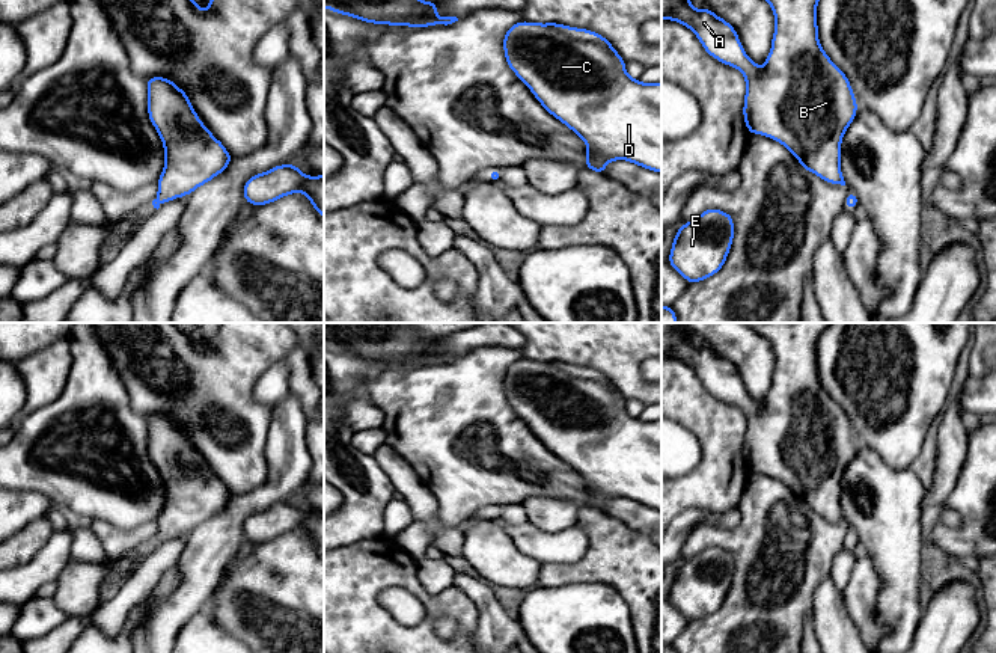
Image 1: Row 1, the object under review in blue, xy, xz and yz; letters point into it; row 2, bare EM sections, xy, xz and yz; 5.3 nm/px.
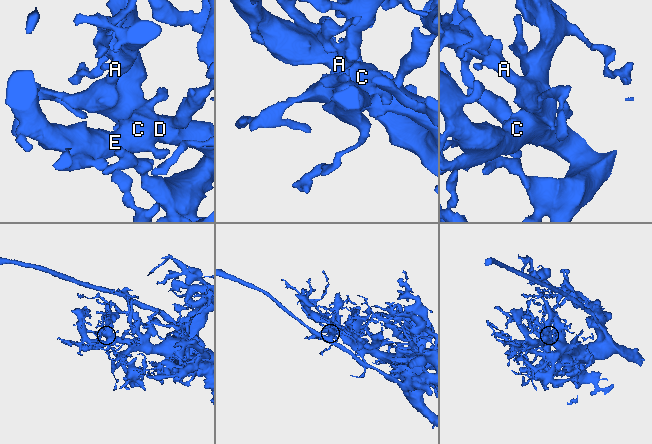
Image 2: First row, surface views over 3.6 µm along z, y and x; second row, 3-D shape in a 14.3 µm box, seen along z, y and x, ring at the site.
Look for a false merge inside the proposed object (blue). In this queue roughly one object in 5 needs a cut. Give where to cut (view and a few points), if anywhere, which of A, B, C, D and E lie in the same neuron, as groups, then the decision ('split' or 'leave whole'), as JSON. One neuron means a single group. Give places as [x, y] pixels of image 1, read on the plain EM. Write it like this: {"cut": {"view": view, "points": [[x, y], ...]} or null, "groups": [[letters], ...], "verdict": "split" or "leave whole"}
{"cut": null, "groups": [["A", "B", "C", "D", "E"]], "verdict": "leave whole"}

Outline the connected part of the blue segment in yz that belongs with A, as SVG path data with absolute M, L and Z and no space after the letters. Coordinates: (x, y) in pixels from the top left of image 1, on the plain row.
M661 323L661 357L690 366L716 398L737 406L746 416L743 455L747 471L782 481L802 502L827 522L845 523L839 498L845 468L857 451L850 418L818 379L817 342L830 323L744 323L764 336L774 353L771 388L761 407L743 388L737 368L711 347L695 347L681 323Z

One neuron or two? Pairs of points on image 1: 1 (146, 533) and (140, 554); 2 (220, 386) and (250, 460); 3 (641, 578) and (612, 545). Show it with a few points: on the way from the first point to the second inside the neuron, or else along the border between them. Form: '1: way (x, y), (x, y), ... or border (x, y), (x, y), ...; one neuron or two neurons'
1: border (151, 540), (145, 540), (127, 554), (112, 560); two neurons
2: way (232, 404), (250, 423), (253, 433), (250, 442); one neuron
3: way (638, 570), (620, 552); one neuron

